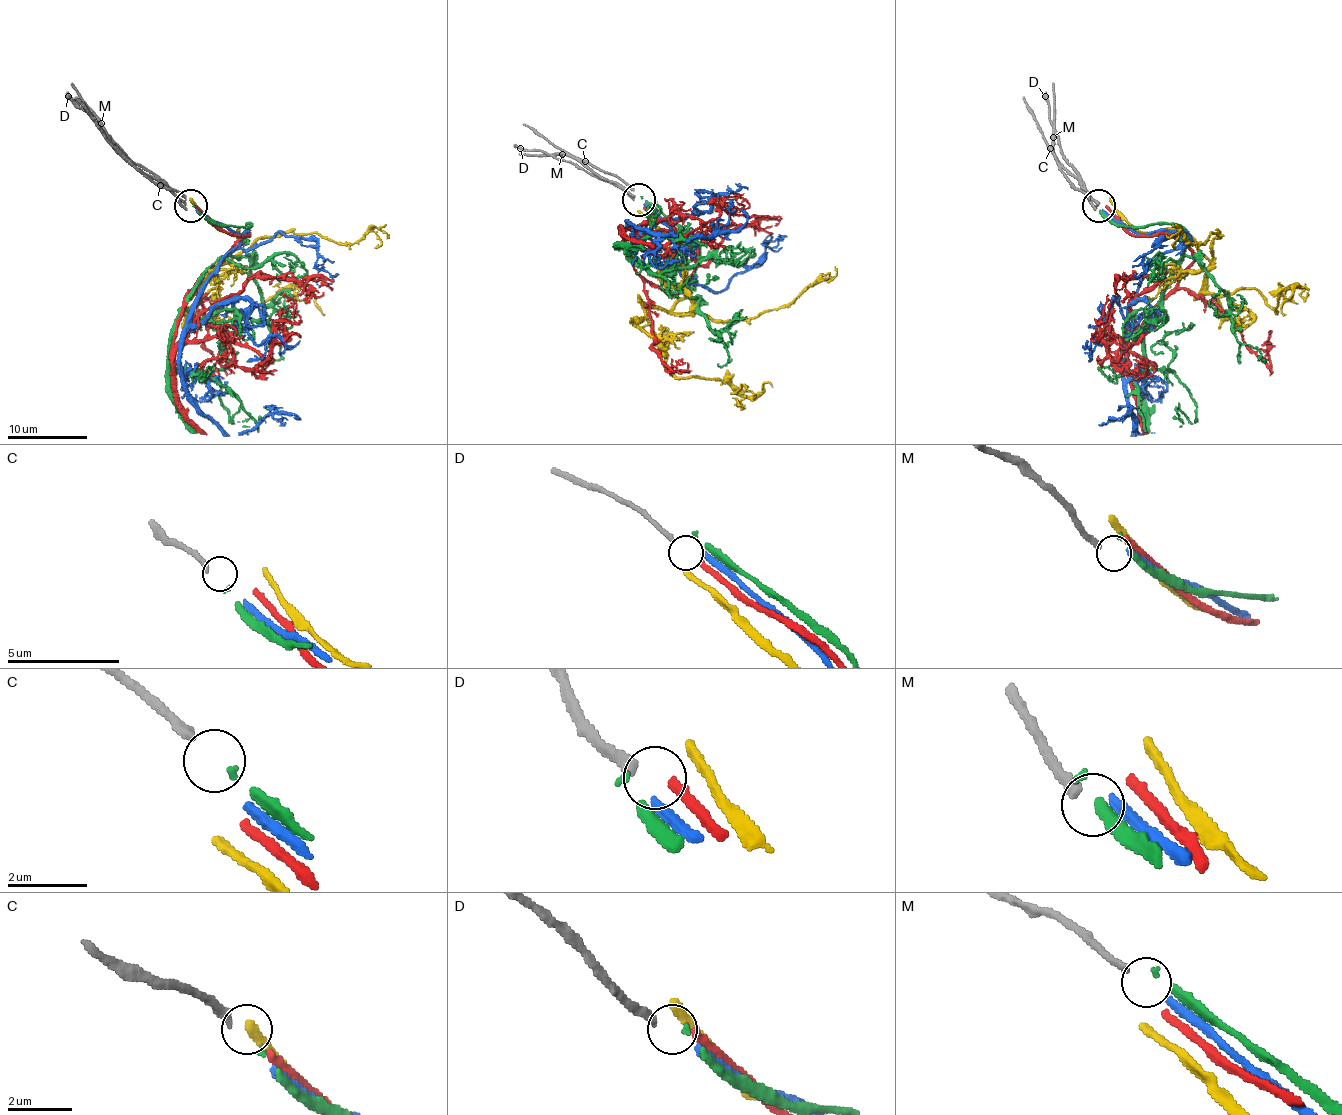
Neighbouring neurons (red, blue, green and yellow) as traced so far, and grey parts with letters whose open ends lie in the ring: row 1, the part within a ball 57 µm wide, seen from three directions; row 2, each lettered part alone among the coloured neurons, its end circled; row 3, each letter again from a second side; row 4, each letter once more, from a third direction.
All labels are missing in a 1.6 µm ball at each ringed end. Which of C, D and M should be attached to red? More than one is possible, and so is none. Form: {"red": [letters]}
{"red": []}

